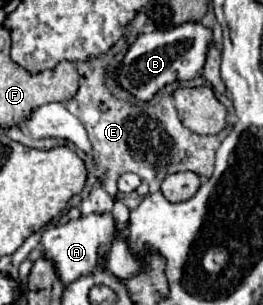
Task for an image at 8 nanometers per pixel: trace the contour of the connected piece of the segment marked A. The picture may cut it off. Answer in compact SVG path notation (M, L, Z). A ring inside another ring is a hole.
M91 213L87 217L81 215L75 221L67 221L65 225L53 225L45 229L41 243L45 249L45 257L55 263L59 279L63 281L63 285L69 285L75 279L83 275L91 275L105 267L111 245L117 239L115 233L117 233L117 223L113 213Z

